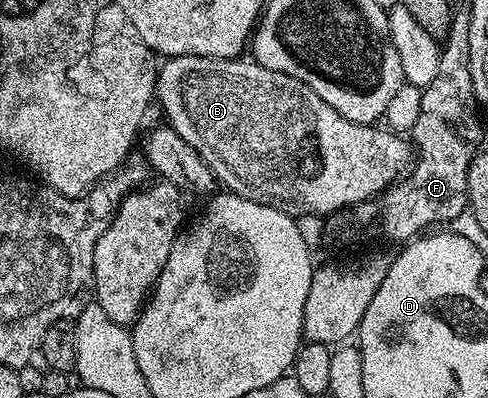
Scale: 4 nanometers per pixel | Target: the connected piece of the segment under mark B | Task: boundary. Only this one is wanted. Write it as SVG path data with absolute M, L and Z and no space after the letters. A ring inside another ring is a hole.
M172 56L163 59L158 70L156 104L157 107L162 107L162 112L166 115L165 123L174 128L176 134L180 134L180 138L184 138L184 142L188 142L188 146L192 146L192 150L196 150L196 154L200 154L200 158L204 158L204 162L208 162L215 181L225 191L232 192L235 196L255 200L264 206L272 206L295 218L299 216L325 218L331 212L339 212L342 208L370 200L379 192L383 192L385 188L397 184L399 180L403 179L404 173L412 164L412 144L405 135L391 131L386 126L352 122L348 118L344 118L344 114L336 114L336 110L332 110L332 106L328 106L328 102L324 102L324 98L320 98L316 94L316 90L304 86L304 82L300 82L288 74L268 70L257 64L252 58L225 60L224 58L200 58L199 56Z

